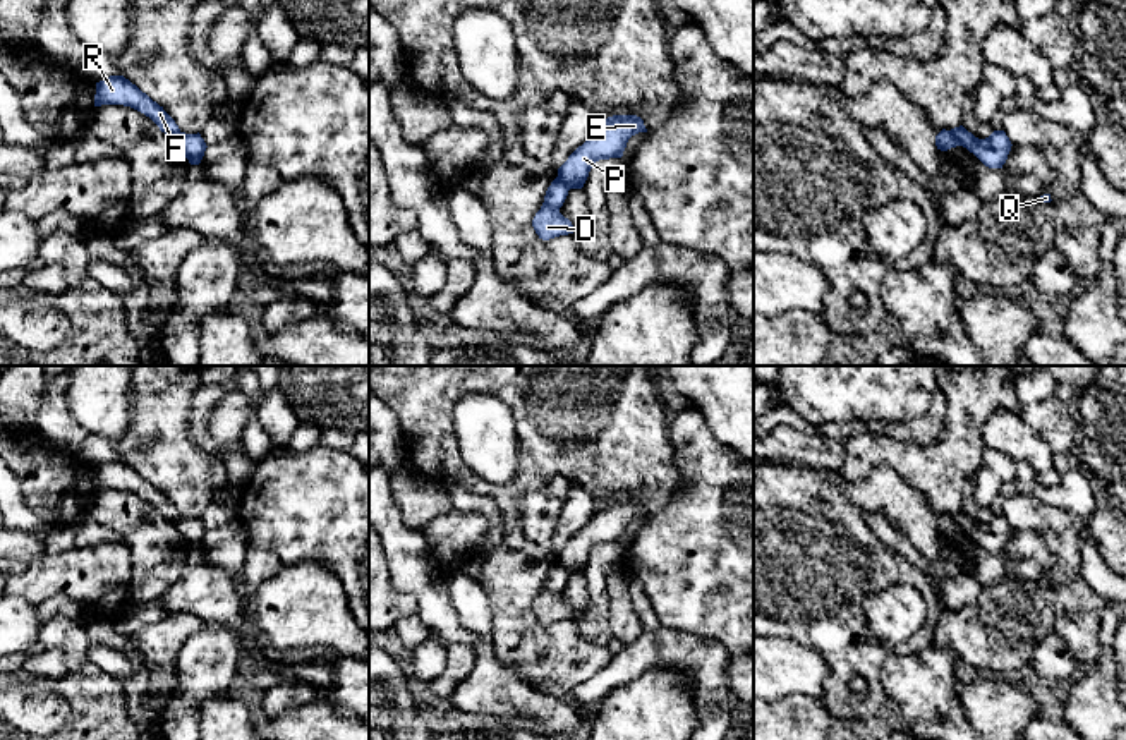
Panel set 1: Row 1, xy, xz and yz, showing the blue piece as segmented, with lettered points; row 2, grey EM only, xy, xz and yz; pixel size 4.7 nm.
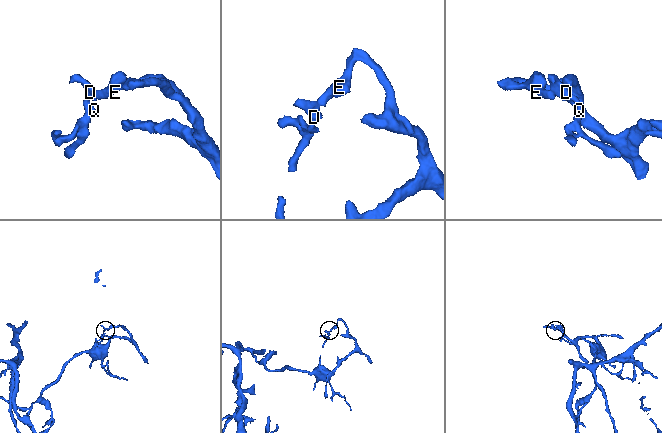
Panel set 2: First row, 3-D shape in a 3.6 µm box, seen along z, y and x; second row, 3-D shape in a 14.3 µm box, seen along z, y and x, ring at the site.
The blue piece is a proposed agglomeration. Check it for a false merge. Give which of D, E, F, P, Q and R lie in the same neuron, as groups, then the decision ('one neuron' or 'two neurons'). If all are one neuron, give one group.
D F Q R / E P | two neurons

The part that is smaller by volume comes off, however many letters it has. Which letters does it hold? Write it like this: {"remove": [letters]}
{"remove": ["D", "F", "Q", "R"]}

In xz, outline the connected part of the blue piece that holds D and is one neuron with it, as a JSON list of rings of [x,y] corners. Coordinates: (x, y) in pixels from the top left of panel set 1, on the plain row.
[[[558,561],[548,572],[544,587],[532,604],[532,611],[539,623],[549,625],[575,616],[572,606],[560,597],[568,575],[570,572]]]

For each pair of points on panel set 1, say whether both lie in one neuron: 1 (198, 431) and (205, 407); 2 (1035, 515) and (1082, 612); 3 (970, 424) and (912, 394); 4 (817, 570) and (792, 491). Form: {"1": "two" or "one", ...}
{"1": "one", "2": "one", "3": "two", "4": "one"}

